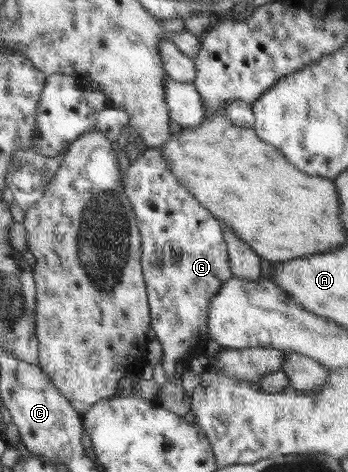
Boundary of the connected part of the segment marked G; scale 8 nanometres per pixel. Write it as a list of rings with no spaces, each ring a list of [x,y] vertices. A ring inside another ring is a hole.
[[[146,148],[135,162],[131,162],[127,170],[127,194],[131,194],[135,214],[139,214],[139,230],[141,230],[141,264],[143,276],[147,284],[147,296],[151,306],[151,326],[156,338],[162,344],[163,357],[161,366],[165,370],[166,380],[171,380],[177,362],[189,366],[196,356],[204,355],[209,337],[210,302],[221,290],[223,284],[232,276],[228,263],[228,251],[222,225],[206,209],[202,203],[183,186],[175,175],[171,174],[171,166],[162,157],[161,148]]]

